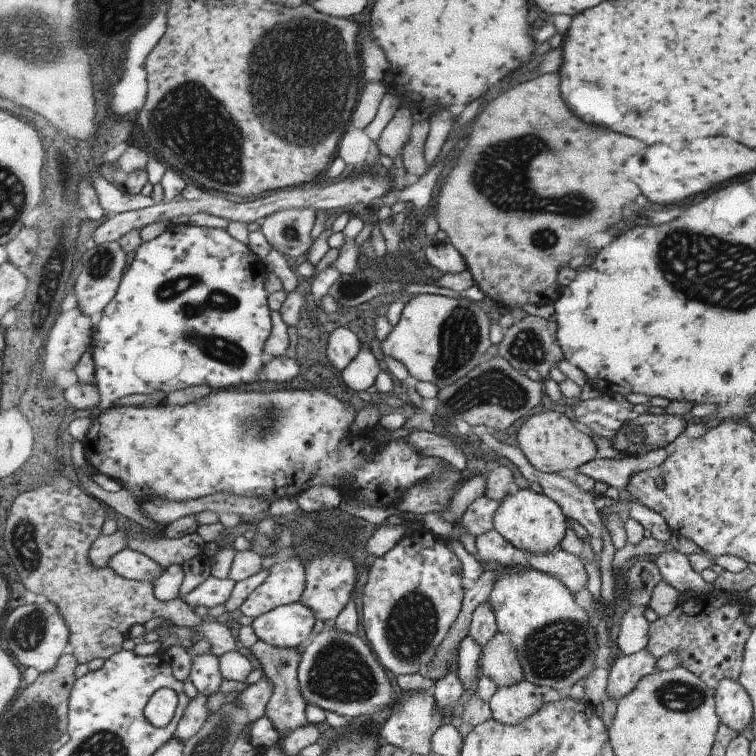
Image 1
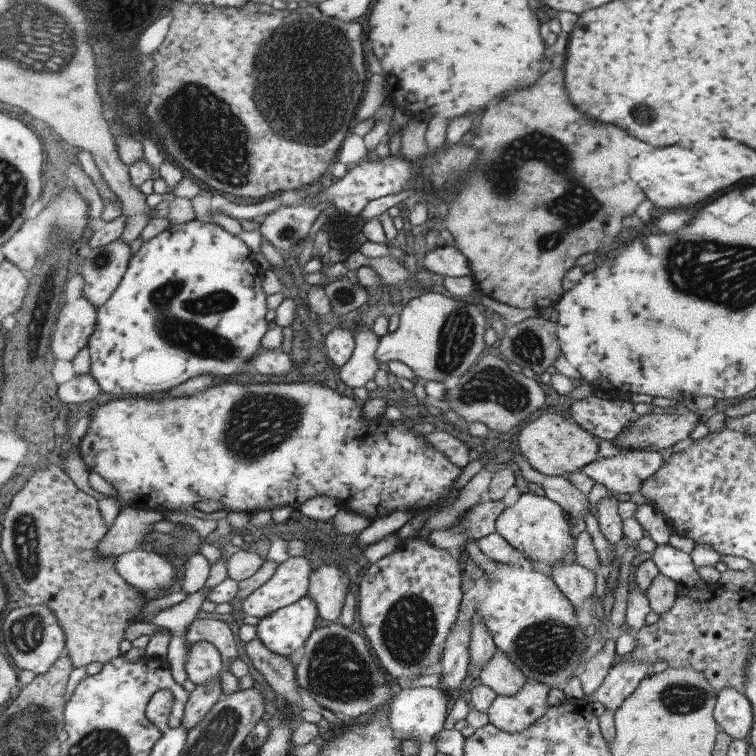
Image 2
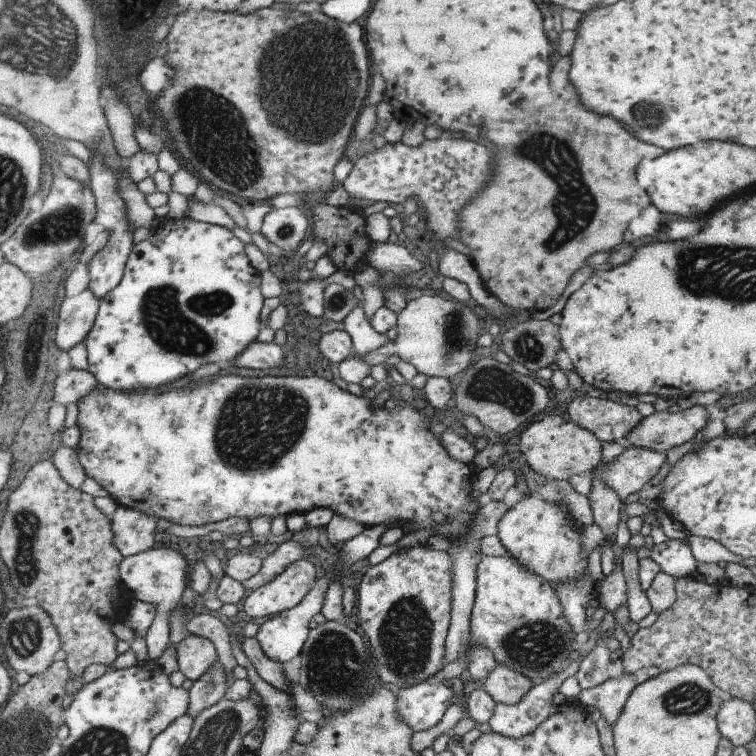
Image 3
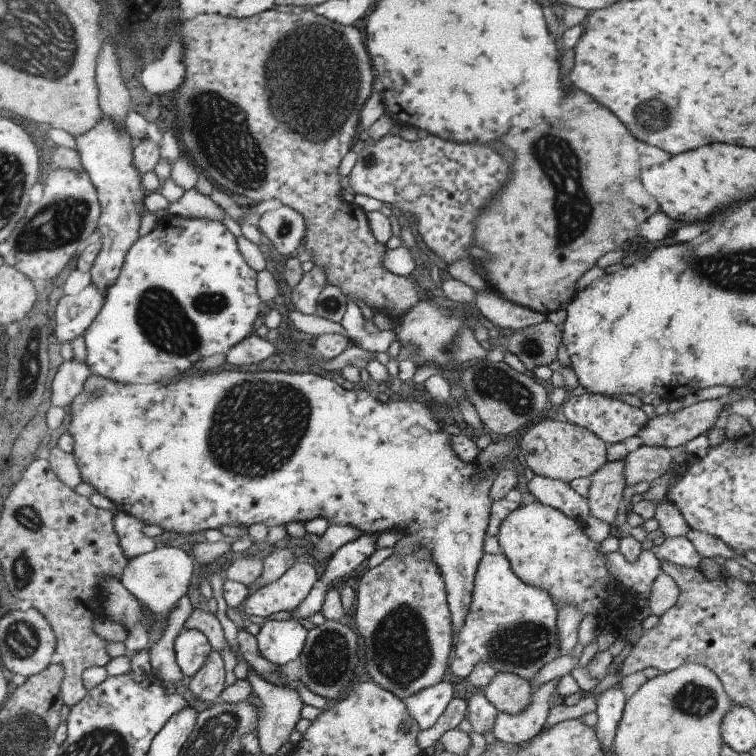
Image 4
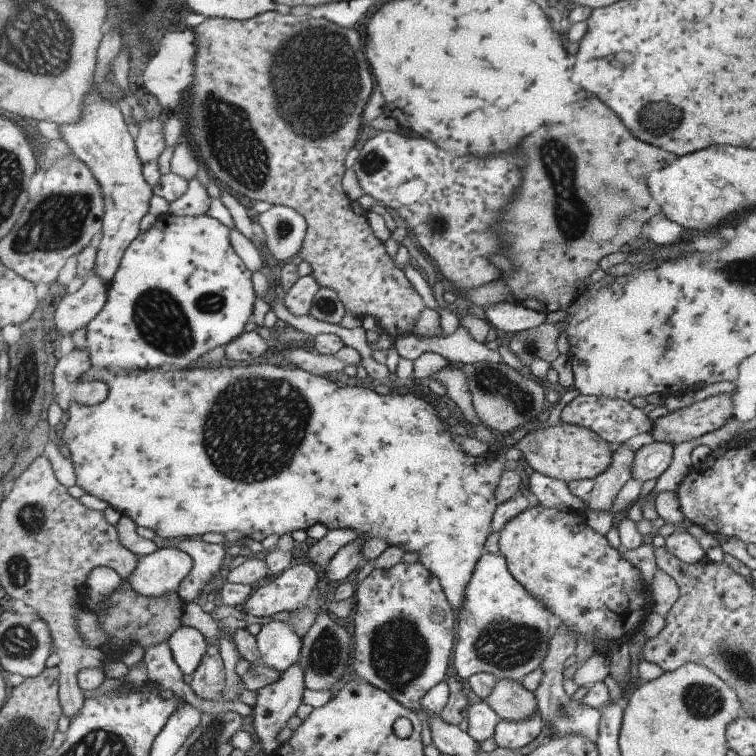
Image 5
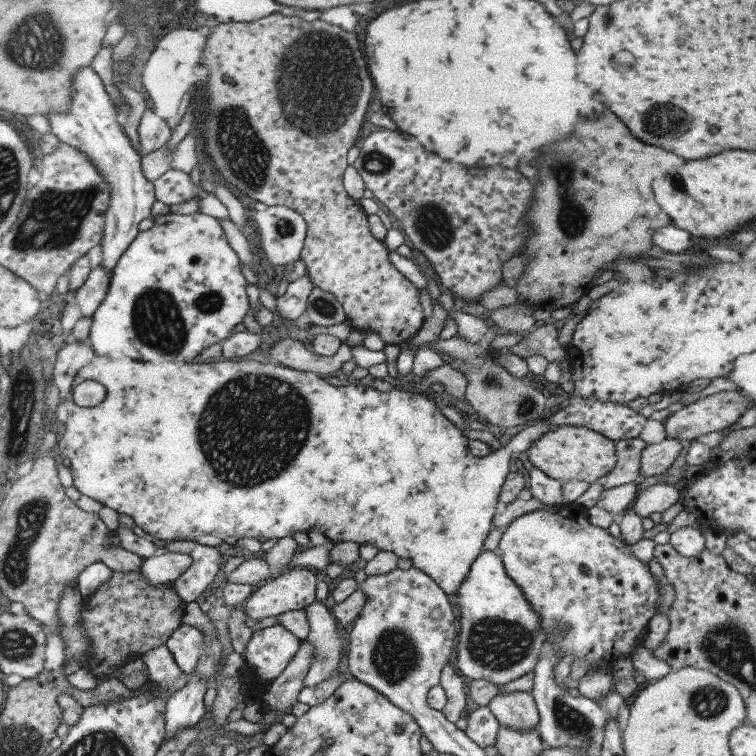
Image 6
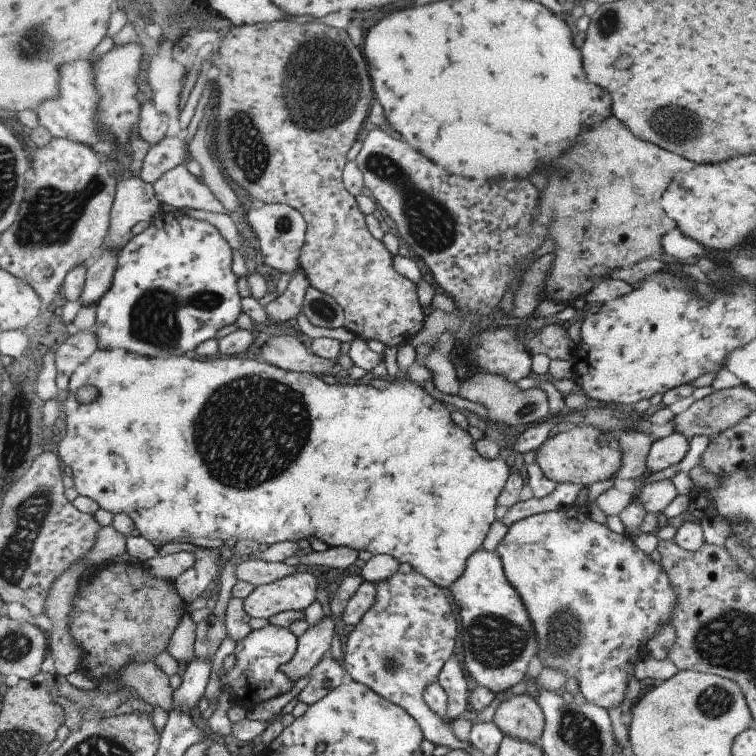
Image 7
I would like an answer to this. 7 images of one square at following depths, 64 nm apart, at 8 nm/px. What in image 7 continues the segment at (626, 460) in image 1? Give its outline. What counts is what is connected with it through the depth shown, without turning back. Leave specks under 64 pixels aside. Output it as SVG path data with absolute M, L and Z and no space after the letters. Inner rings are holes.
M674 432L668 437L656 440L649 453L649 472L667 470L670 465L678 463L688 450L688 439L683 433Z

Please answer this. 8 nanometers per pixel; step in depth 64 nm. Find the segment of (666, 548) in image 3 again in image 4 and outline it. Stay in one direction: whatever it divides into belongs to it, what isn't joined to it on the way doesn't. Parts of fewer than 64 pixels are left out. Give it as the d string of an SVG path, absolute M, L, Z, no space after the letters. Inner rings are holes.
M685 535L666 537L663 544L654 550L661 564L663 561L669 561L677 566L695 569L702 558Z

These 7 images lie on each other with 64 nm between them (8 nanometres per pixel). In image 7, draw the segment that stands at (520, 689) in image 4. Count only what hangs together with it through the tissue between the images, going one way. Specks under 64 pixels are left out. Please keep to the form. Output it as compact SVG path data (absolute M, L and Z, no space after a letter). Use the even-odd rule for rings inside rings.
M526 695L505 699L495 711L493 722L506 736L537 745L546 729L542 706Z

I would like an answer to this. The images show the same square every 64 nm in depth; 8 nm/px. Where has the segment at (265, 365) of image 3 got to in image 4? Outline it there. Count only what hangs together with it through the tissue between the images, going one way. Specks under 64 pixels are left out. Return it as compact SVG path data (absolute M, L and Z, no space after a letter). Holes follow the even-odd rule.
M254 332L228 350L225 360L235 366L249 366L271 358L275 352L277 348L272 342Z

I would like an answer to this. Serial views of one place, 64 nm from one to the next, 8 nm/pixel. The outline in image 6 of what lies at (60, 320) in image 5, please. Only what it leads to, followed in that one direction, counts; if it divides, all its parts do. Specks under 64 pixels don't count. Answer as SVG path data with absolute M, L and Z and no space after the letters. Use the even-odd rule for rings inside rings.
M103 262L91 270L85 286L72 297L80 308L81 317L94 316L107 298L111 283L112 274L103 266Z

